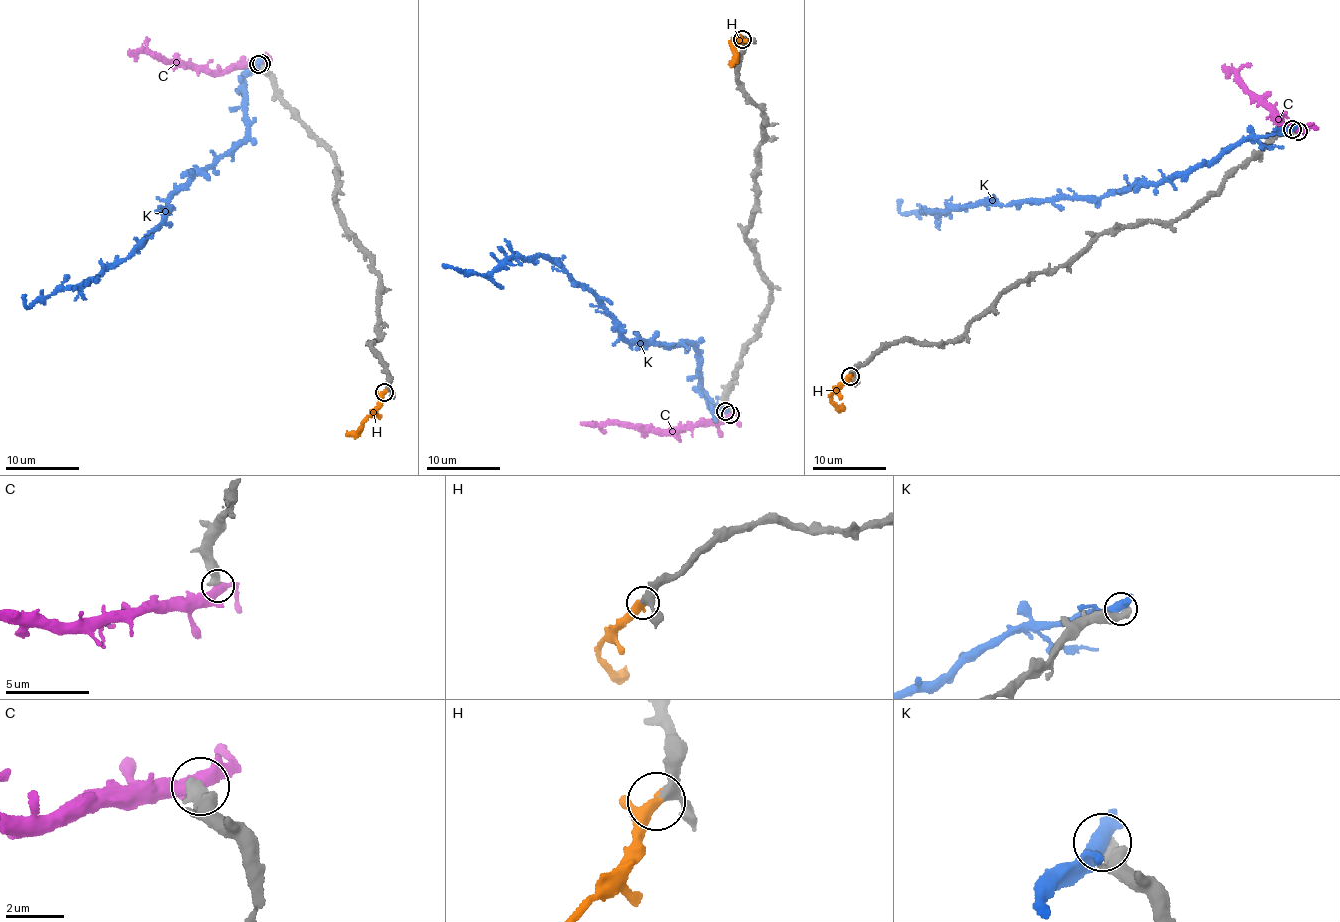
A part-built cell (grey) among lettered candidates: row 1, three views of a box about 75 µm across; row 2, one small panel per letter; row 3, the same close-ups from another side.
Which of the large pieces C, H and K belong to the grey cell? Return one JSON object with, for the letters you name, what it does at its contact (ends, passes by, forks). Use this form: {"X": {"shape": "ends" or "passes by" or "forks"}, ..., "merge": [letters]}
{"H": {"shape": "passes by"}, "merge": ["H"]}

